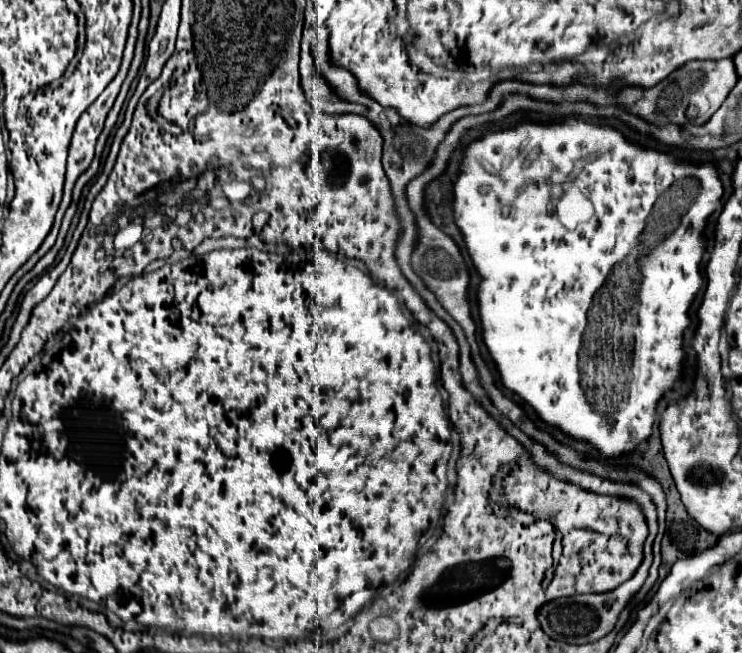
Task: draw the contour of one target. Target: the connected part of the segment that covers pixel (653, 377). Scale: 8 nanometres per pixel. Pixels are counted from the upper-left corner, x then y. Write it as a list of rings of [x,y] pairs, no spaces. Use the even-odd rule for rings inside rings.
[[[566,119],[566,123],[544,127],[540,123],[522,121],[514,129],[486,133],[480,141],[474,141],[466,149],[462,173],[454,187],[453,216],[464,235],[474,267],[482,275],[482,283],[476,289],[476,304],[480,305],[482,319],[482,337],[492,359],[498,365],[504,387],[516,391],[528,405],[532,405],[544,423],[560,427],[570,437],[594,443],[600,449],[602,457],[622,455],[636,449],[638,443],[646,441],[652,433],[654,409],[658,399],[666,391],[674,389],[682,375],[682,333],[690,325],[686,309],[704,284],[700,267],[706,251],[704,227],[706,219],[716,211],[716,205],[720,203],[720,189],[722,183],[718,179],[716,167],[710,163],[692,165],[686,161],[676,161],[672,155],[628,143],[612,127],[590,125],[578,119]],[[480,161],[486,161],[490,165],[490,171],[484,169]],[[577,161],[581,161],[583,166],[578,173],[580,189],[594,203],[594,215],[574,231],[568,231],[558,221],[552,209],[554,197],[548,197],[548,191],[552,191],[552,187],[566,190],[576,181],[572,179],[572,172]],[[686,177],[696,179],[700,191],[688,213],[682,217],[678,229],[670,237],[666,237],[666,241],[662,241],[662,245],[658,245],[658,249],[654,249],[654,253],[650,253],[646,261],[642,261],[642,289],[638,297],[640,303],[634,305],[632,313],[626,313],[626,309],[620,305],[592,305],[592,297],[602,285],[606,285],[610,269],[618,265],[622,257],[638,253],[638,249],[634,249],[634,241],[638,241],[638,233],[642,233],[642,225],[646,225],[646,217],[650,215],[654,201],[660,197],[660,193],[666,191],[666,187]],[[584,329],[588,339],[596,339],[596,345],[590,345],[586,339],[582,341]],[[602,345],[612,347],[606,349]]]

